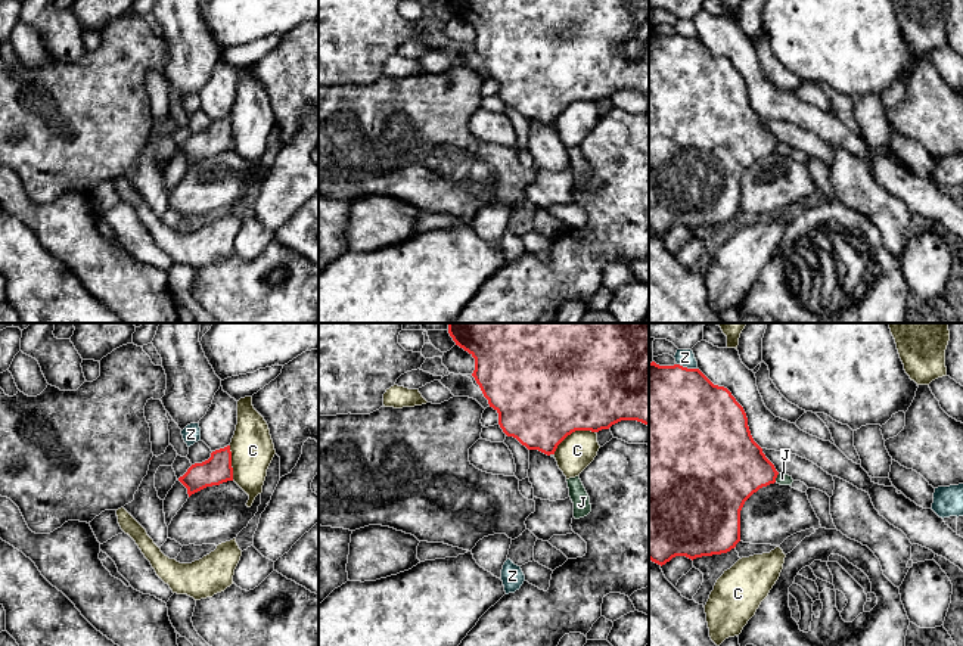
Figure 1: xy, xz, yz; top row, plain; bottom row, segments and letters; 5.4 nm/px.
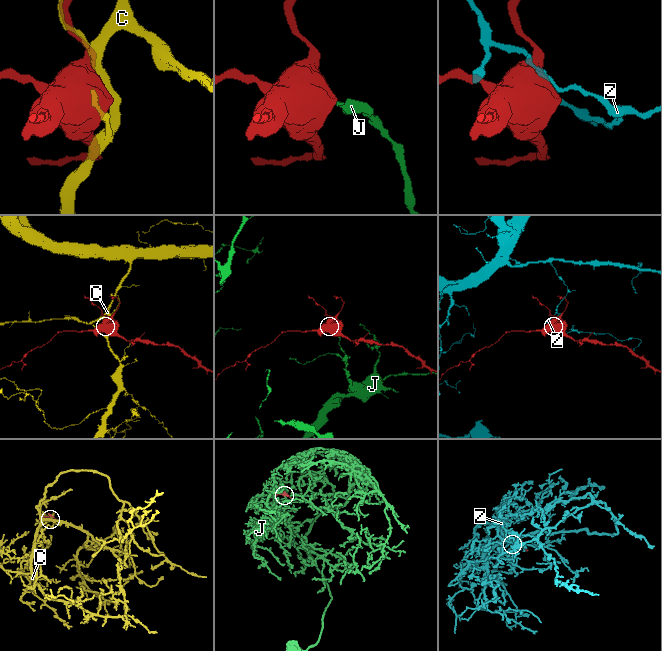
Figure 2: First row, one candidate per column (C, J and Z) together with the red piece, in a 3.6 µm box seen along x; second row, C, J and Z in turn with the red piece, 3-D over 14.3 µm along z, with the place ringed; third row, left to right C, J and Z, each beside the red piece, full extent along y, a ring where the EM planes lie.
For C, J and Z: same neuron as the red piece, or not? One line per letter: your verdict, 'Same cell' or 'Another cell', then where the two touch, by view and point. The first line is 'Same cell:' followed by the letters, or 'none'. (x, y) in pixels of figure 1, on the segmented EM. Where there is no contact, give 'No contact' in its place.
Same cell: none
C: Another cell. Touches red at xz (571, 432)
J: Another cell. Touches red at yz (776, 477)
Z: Another cell. Touches red at yz (686, 367)

